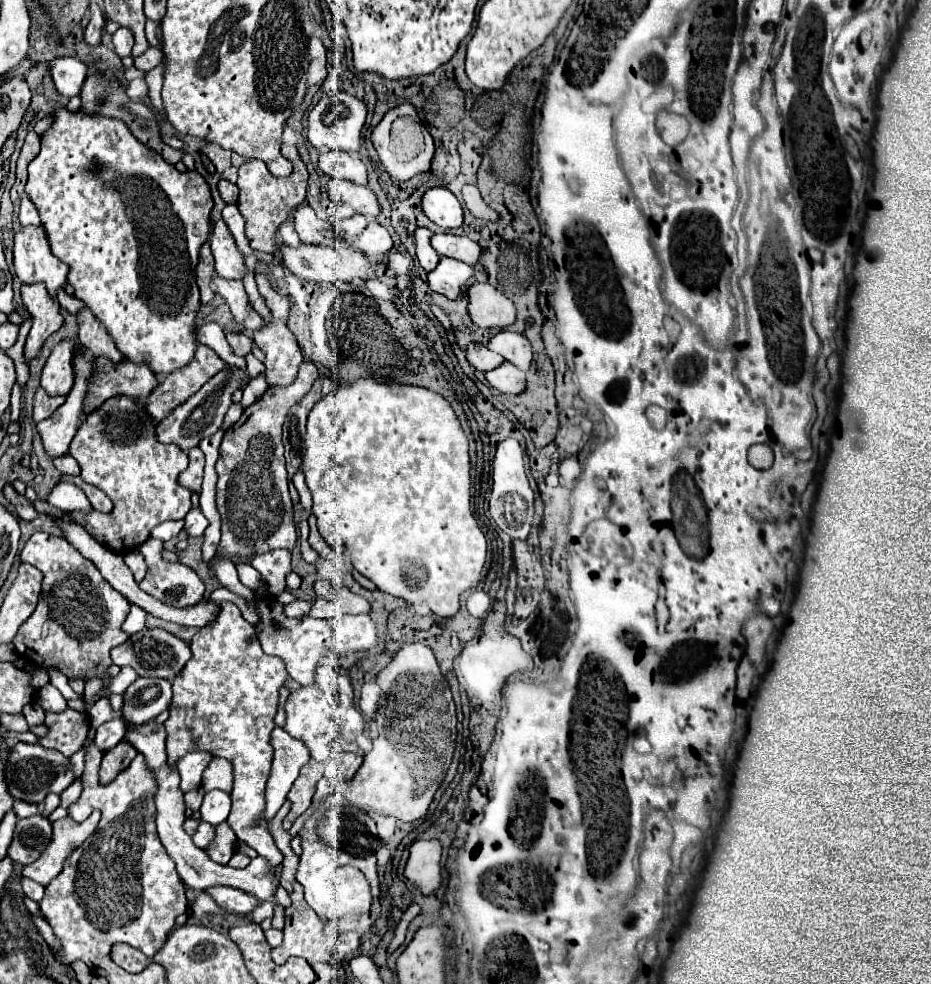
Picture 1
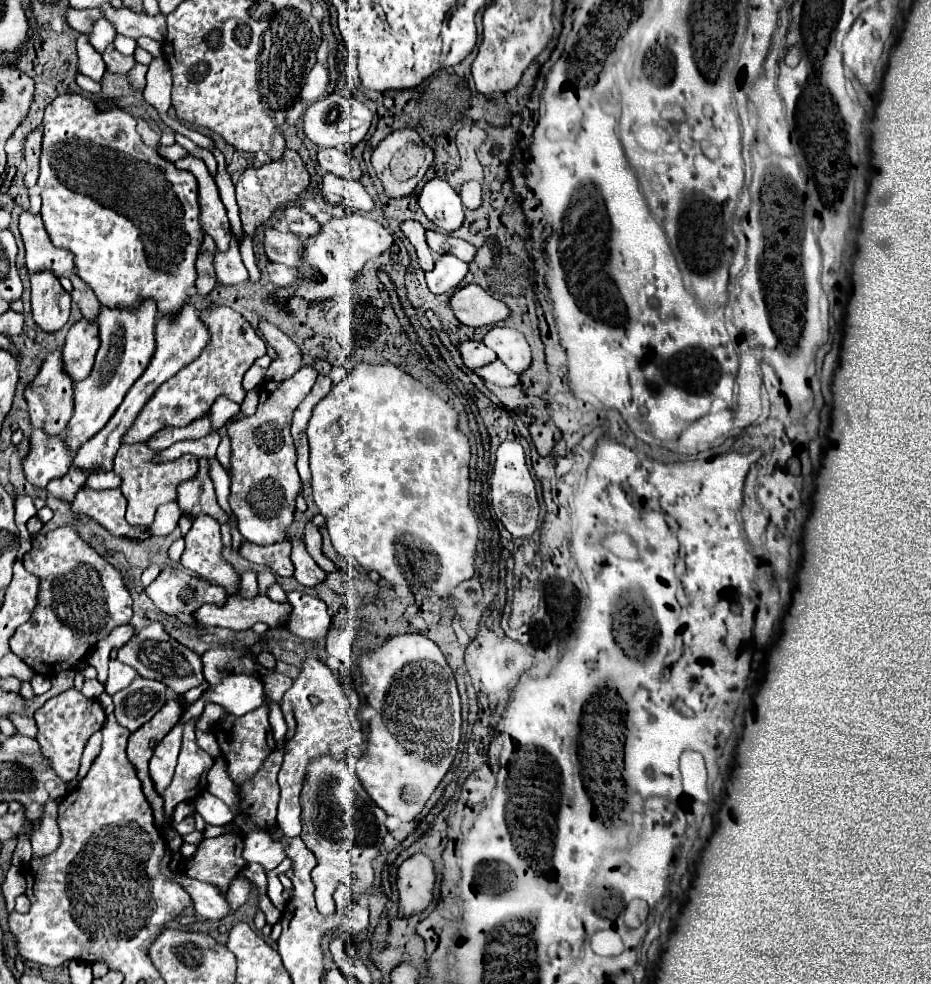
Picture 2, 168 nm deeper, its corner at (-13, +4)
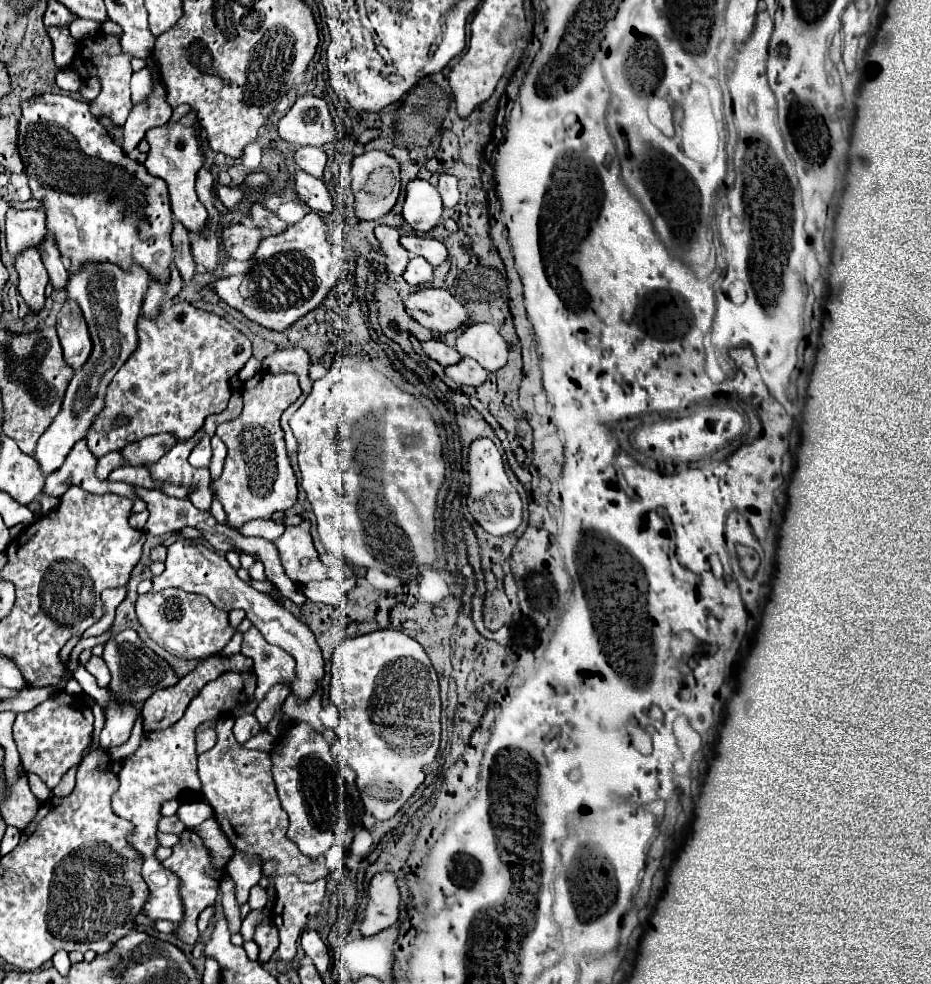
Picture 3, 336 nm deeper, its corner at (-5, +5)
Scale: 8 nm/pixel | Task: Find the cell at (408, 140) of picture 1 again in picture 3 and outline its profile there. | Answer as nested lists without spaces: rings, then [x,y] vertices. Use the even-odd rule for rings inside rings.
[[[369,151],[361,157],[355,157],[351,163],[351,189],[355,193],[355,217],[361,221],[377,221],[389,213],[399,197],[399,163],[383,151]],[[363,213],[363,215],[361,215]]]

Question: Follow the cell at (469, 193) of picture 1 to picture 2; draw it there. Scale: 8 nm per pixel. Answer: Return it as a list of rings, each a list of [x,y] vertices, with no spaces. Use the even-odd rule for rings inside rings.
[[[465,182],[461,186],[461,200],[465,208],[479,208],[481,206],[481,184],[479,182]]]

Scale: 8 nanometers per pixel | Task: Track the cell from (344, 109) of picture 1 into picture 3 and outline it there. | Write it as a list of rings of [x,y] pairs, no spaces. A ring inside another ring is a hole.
[[[311,93],[297,97],[287,115],[279,119],[277,133],[283,141],[295,147],[321,147],[337,137],[335,123],[325,99]]]

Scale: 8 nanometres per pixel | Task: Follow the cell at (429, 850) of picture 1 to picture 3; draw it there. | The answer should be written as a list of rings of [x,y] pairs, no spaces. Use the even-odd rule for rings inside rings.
[[[389,871],[377,873],[369,883],[369,901],[365,909],[365,917],[359,925],[359,933],[363,937],[375,935],[387,927],[391,927],[399,917],[399,889],[395,883],[395,875]]]

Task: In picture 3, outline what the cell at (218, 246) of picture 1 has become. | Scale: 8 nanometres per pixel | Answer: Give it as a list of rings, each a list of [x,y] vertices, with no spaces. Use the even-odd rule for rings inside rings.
[[[195,111],[187,113],[185,117],[181,117],[173,125],[163,125],[163,127],[155,127],[155,129],[147,131],[145,139],[151,147],[147,153],[147,161],[145,161],[147,171],[151,175],[167,181],[169,203],[171,203],[171,211],[173,211],[175,219],[179,223],[183,223],[187,231],[199,233],[205,227],[207,211],[195,195],[195,177],[197,177],[197,171],[203,167],[203,161],[205,161],[203,141],[199,135],[199,121],[197,121]]]

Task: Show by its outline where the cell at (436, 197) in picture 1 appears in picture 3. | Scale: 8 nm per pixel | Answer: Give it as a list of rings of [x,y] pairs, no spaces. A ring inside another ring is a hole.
[[[421,179],[407,183],[403,201],[403,219],[413,231],[431,231],[443,213],[443,203],[437,189]]]

